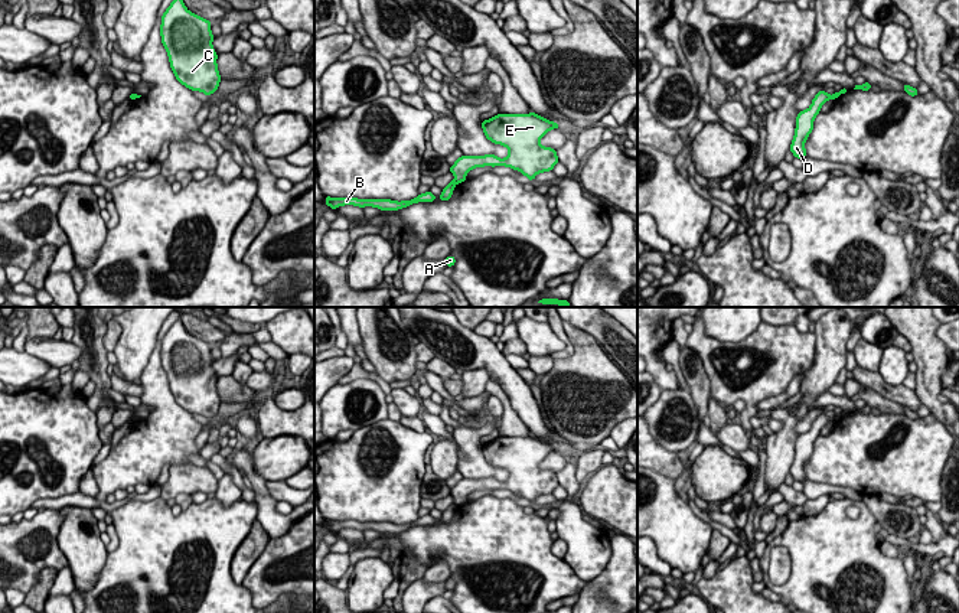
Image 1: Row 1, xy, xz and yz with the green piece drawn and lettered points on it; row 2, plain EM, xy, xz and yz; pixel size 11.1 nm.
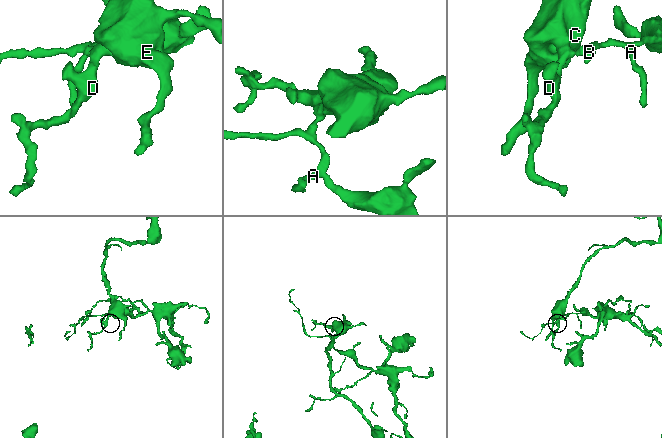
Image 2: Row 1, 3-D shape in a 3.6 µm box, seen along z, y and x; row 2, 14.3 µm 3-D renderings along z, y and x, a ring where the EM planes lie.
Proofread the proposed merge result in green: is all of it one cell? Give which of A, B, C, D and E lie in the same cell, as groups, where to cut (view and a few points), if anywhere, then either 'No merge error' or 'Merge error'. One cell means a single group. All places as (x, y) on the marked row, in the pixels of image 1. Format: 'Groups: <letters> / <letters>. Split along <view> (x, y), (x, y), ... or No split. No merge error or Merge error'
Groups: A B / C D E. Split along xz (454, 179), (457, 182). Merge error

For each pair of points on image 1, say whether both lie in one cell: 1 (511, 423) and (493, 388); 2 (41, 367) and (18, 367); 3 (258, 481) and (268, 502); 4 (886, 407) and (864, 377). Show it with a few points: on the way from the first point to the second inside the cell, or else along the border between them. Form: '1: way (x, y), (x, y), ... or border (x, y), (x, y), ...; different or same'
1: way (509, 414), (502, 397); same
2: way (35, 367), (23, 367); same
3: border (255, 492), (270, 496); different
4: border (867, 387), (903, 406); different

